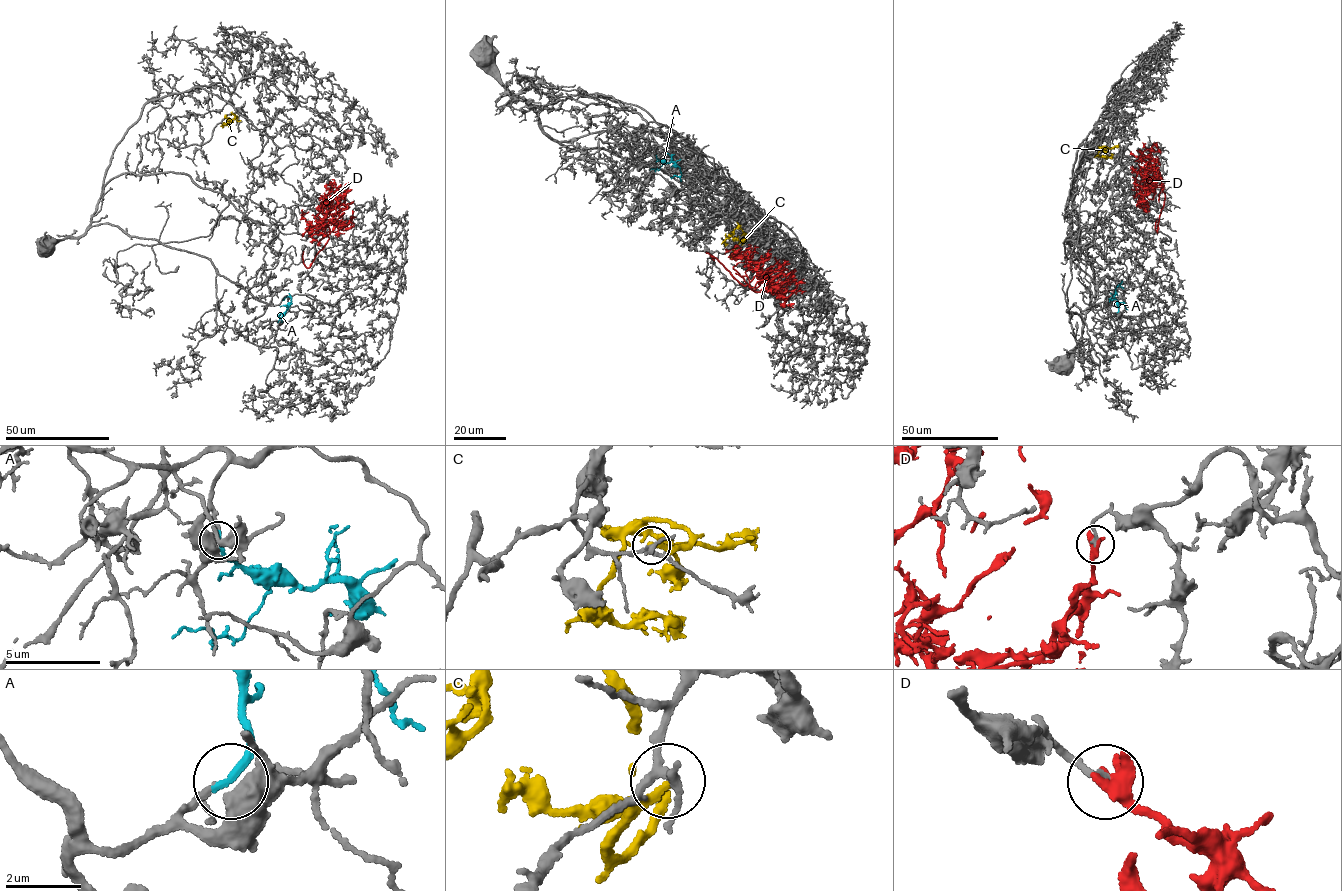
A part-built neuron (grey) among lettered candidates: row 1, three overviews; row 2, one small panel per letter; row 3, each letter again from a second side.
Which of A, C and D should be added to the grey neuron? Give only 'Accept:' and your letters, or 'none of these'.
Accept: A

